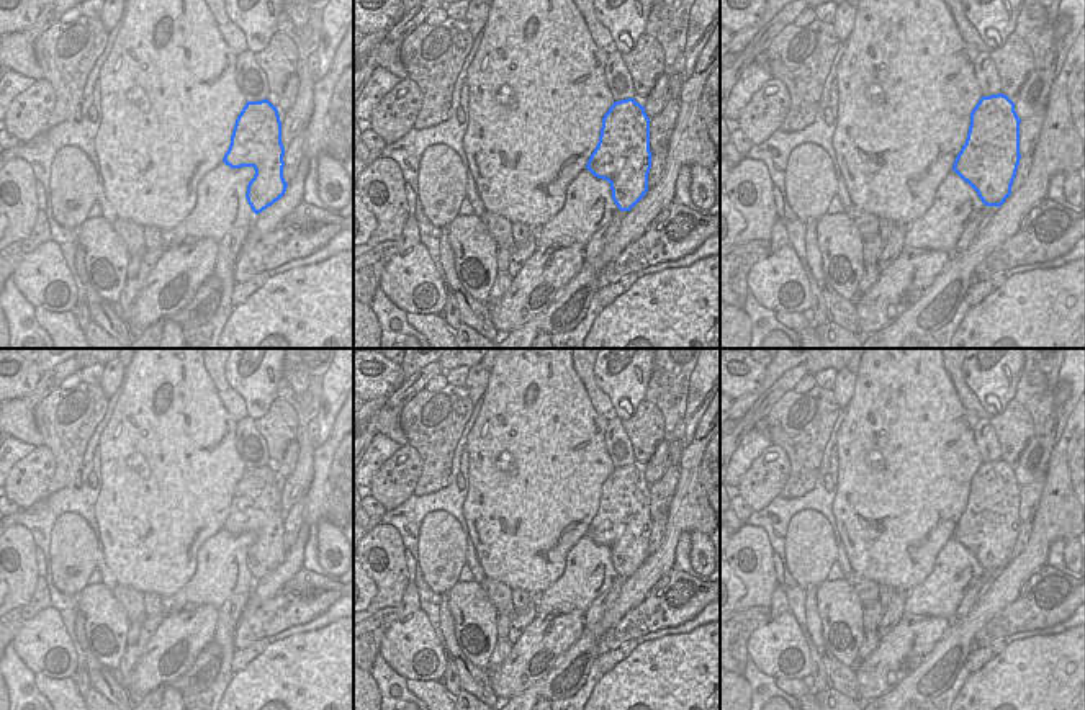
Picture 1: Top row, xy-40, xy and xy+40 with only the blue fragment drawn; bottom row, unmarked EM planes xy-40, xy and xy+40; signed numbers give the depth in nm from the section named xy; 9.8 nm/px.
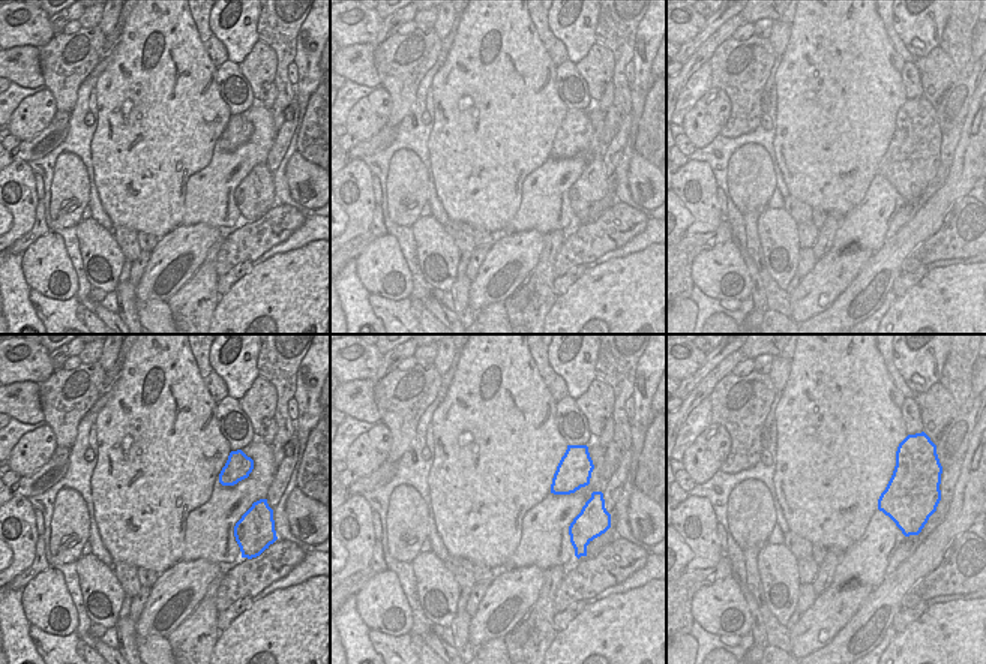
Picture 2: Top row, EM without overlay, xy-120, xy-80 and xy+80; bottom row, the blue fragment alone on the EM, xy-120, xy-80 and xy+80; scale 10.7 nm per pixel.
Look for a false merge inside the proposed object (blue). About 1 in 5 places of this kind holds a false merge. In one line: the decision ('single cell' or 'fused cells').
single cell

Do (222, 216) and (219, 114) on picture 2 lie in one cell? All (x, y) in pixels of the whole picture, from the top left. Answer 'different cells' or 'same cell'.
different cells

